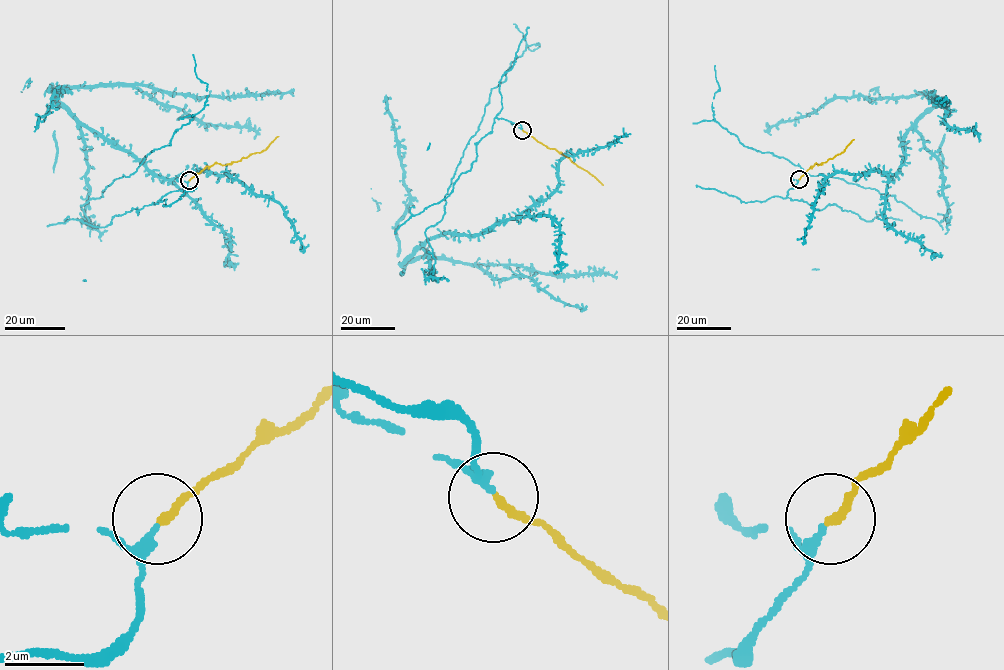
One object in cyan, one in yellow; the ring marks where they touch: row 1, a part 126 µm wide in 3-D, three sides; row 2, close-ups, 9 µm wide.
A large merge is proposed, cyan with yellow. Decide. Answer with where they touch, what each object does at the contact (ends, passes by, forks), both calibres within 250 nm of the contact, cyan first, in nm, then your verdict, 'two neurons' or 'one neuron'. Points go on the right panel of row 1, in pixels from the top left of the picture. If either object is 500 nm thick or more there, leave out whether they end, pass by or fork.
place (799, 179); cyan passes by; yellow ends; calibres 190 and 200 nm; one neuron

